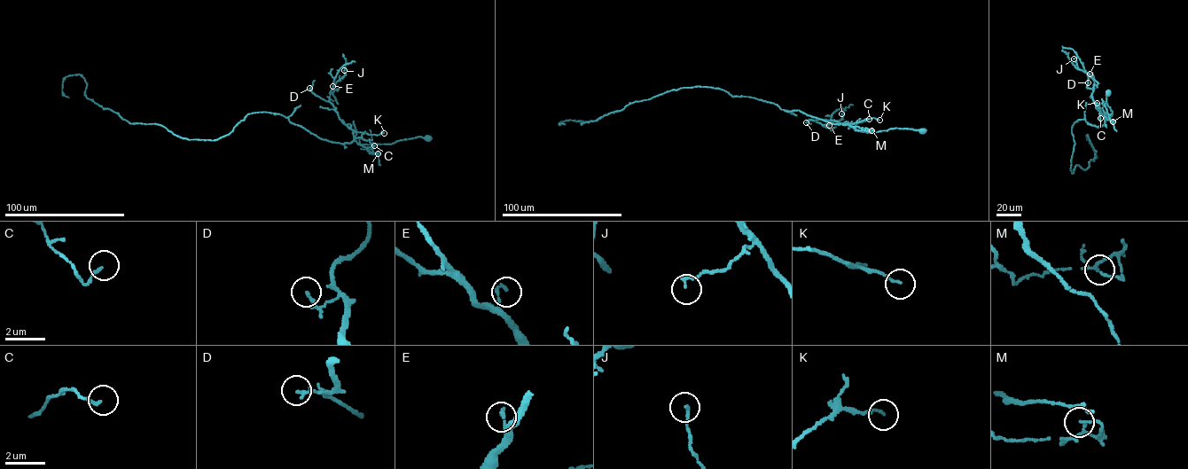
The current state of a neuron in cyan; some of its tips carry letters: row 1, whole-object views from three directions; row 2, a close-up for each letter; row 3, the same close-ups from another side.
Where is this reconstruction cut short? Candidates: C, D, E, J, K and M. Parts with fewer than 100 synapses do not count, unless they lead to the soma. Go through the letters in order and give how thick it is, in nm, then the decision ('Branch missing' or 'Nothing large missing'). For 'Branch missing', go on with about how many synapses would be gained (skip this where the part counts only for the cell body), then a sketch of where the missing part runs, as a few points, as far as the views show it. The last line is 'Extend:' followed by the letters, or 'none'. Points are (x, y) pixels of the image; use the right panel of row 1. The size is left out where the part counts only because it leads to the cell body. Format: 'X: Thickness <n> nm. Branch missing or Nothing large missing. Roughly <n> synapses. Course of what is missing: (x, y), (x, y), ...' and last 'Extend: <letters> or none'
C: Thickness 140 nm. Nothing large missing
D: Thickness 100 nm. Nothing large missing
E: Thickness 150 nm. Nothing large missing
J: Thickness 120 nm. Nothing large missing
K: Thickness 120 nm. Nothing large missing
M: Thickness 70 nm. Nothing large missing
Extend: none

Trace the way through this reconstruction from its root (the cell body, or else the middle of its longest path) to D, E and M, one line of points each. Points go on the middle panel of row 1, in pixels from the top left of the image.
D: (922, 131), (894, 128), (868, 132), (855, 129), (848, 122), (832, 120), (824, 124), (810, 120), (806, 122)
E: (922, 131), (894, 128), (863, 132), (848, 122), (832, 120), (829, 125)
M: (922, 131), (894, 128), (868, 132), (854, 128), (871, 130)

